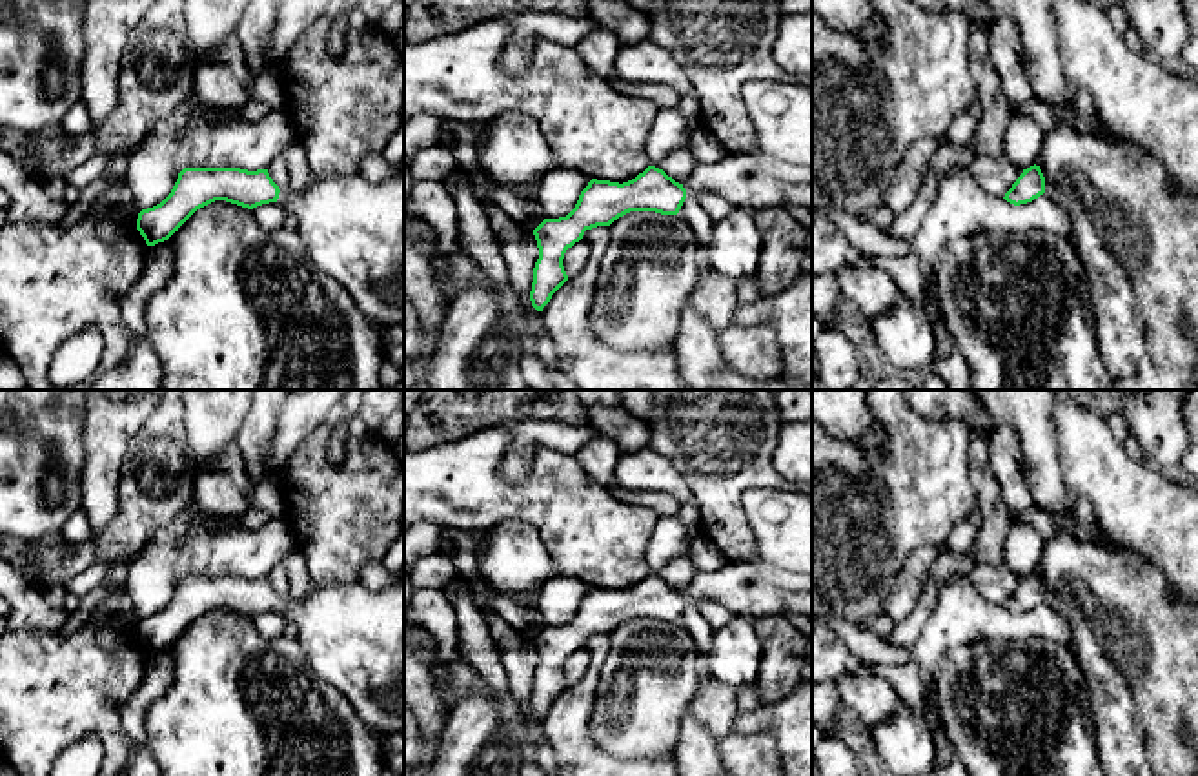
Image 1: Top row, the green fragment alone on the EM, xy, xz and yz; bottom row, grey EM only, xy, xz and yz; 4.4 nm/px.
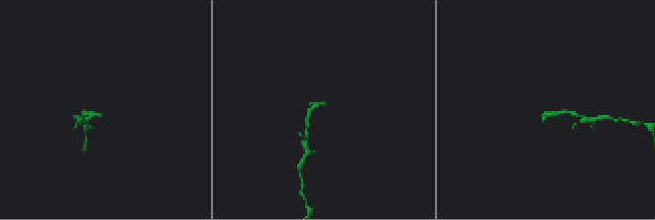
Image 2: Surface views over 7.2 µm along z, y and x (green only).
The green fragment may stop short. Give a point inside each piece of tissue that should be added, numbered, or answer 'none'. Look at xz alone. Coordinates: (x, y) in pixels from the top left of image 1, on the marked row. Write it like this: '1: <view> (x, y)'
1: xz (778, 170)

